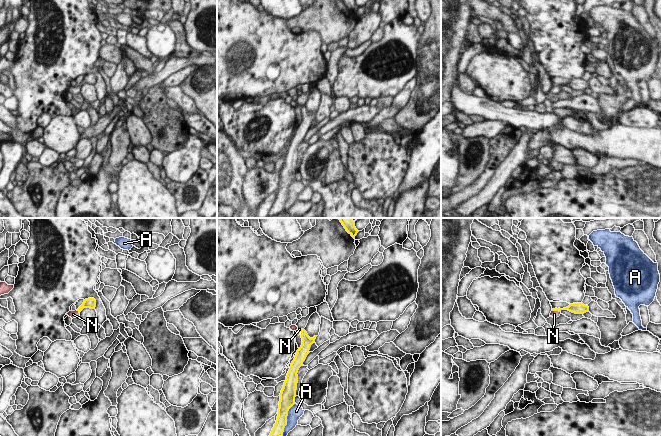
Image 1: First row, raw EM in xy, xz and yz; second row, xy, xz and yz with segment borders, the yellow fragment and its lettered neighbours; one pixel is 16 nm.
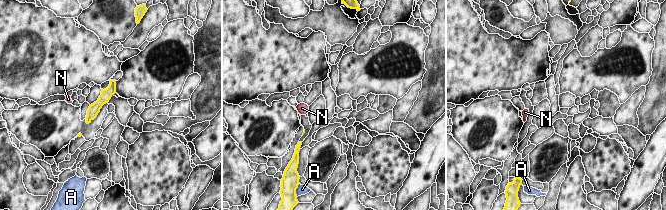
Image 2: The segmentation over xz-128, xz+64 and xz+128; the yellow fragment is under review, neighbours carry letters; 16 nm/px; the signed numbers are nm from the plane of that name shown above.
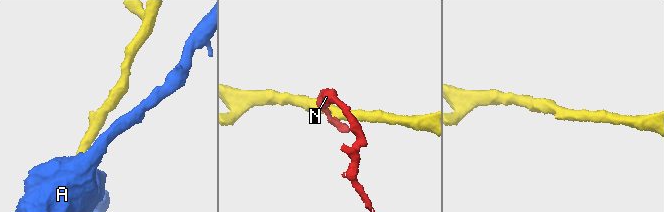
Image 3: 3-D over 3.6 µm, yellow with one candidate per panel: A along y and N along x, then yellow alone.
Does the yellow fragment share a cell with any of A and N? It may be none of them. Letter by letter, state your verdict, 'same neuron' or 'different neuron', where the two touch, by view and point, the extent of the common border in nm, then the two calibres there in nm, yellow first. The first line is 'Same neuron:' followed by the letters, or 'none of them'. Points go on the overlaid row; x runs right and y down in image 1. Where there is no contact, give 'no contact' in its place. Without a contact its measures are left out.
Same neuron: N
A: different neuron; contact xz (286, 419); length 550 nm; calibres 200 and 220 nm
N: same neuron; contact yz (556, 310); length 150 nm; calibres 120 and 120 nm

